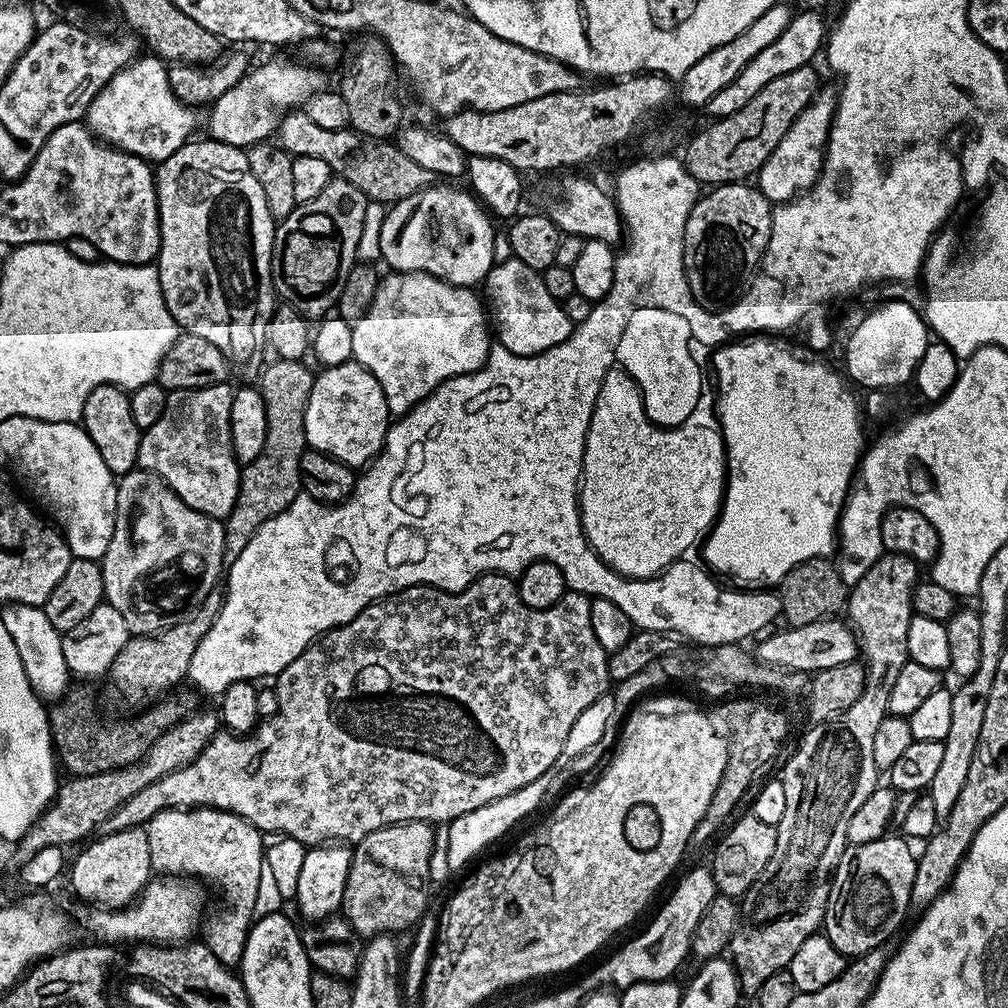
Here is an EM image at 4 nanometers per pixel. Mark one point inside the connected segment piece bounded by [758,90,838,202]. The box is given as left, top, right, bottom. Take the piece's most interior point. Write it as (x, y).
(797, 161)

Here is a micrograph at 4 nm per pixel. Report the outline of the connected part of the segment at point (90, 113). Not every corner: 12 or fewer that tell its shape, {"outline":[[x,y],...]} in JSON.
{"outline":[[151,54],[116,72],[86,124],[159,162],[193,139],[197,109]]}

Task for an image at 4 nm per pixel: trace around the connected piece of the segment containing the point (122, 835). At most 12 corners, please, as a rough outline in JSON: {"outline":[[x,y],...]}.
{"outline":[[147,827],[104,832],[70,860],[72,888],[104,910],[153,879]]}

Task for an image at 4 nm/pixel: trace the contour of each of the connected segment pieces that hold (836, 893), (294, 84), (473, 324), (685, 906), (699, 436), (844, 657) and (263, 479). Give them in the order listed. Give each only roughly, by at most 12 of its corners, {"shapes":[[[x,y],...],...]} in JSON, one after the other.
{"shapes":[[[903,835],[845,848],[822,932],[846,958],[887,945],[913,903]],[[272,60],[212,103],[207,135],[245,150],[325,91],[319,67]],[[392,270],[352,354],[403,414],[483,368],[472,288]],[[707,867],[688,872],[644,932],[588,976],[623,990],[670,980],[718,895]],[[604,380],[578,495],[588,545],[650,580],[715,525],[724,440],[656,432]],[[843,619],[765,635],[754,655],[815,674],[857,659]],[[273,359],[258,387],[266,443],[223,521],[231,562],[301,495],[314,372]]]}

